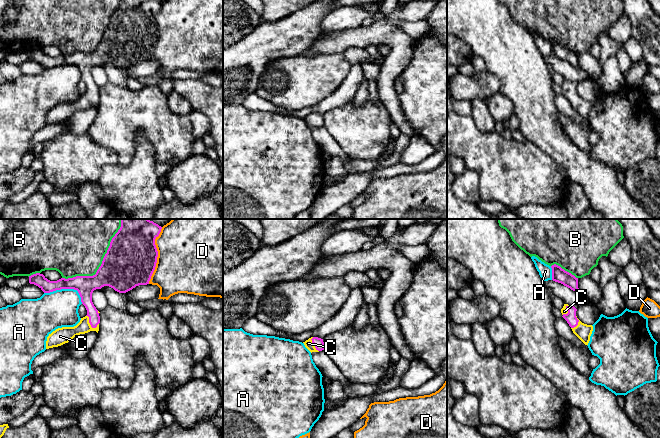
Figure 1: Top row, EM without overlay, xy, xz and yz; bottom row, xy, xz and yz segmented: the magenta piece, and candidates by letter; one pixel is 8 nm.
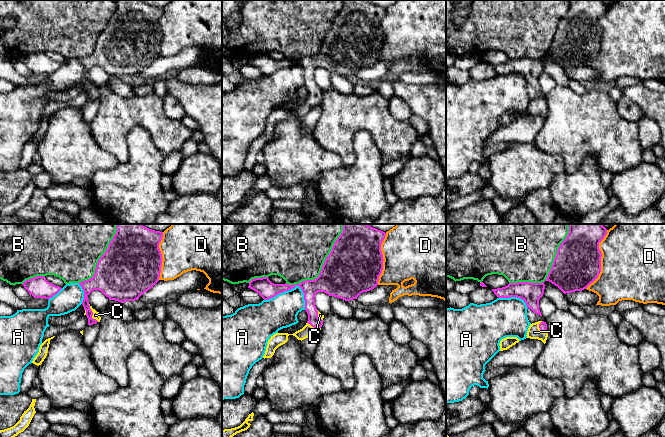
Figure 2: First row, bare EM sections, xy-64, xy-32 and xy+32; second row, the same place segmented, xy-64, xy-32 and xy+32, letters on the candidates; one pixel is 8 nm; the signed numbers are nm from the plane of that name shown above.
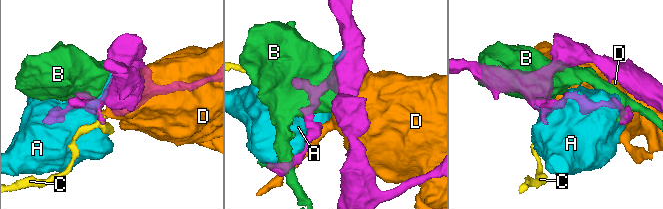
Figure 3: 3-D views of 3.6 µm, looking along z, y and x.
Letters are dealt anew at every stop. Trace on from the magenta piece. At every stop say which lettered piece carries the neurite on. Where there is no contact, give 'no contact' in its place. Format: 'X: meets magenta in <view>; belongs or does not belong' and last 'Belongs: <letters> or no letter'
A: meets magenta in xy; does not belong
B: meets magenta in xy; does not belong
C: meets magenta in xy; belongs
D: meets magenta in xy; does not belong
Belongs: C

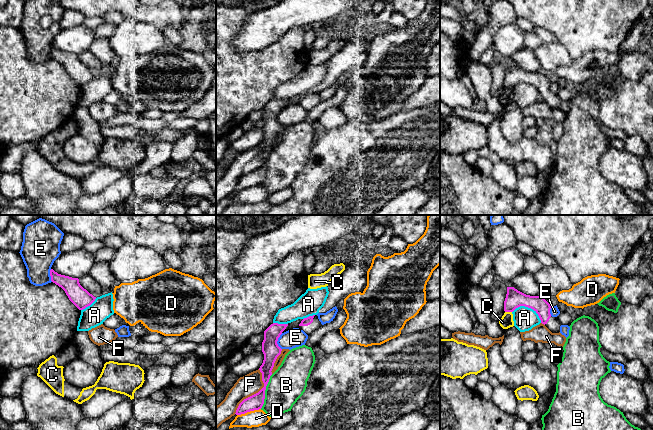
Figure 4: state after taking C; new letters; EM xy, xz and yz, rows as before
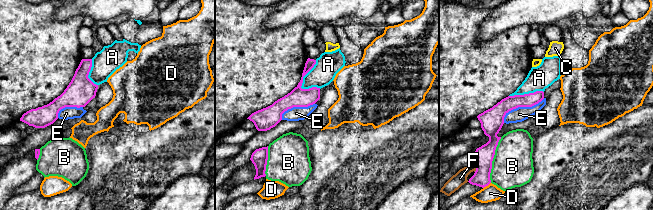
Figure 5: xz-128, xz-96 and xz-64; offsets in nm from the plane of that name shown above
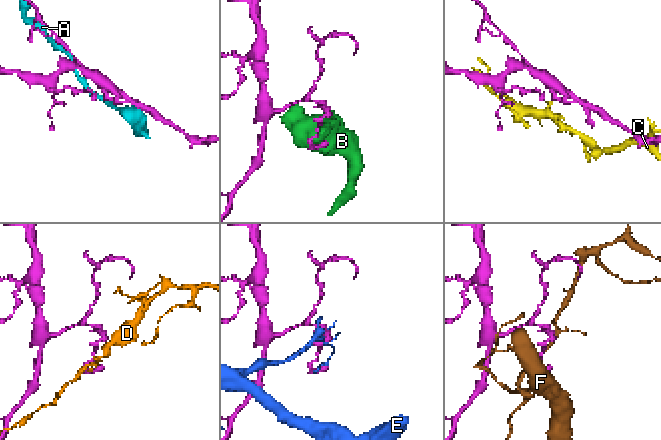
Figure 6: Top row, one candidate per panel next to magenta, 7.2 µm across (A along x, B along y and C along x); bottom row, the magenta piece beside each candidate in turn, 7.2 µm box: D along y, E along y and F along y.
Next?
A: meets magenta in yz; does not belong
B: meets magenta in xz; does not belong
C: meets magenta in yz; does not belong
D: meets magenta in xz; does not belong
E: meets magenta in xz; does not belong
F: meets magenta in xz; does not belong
Belongs: no letter

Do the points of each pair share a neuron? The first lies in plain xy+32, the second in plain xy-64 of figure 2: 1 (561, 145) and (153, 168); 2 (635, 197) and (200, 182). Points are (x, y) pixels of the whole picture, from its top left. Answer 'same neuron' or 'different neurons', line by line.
1: different neurons
2: same neuron

